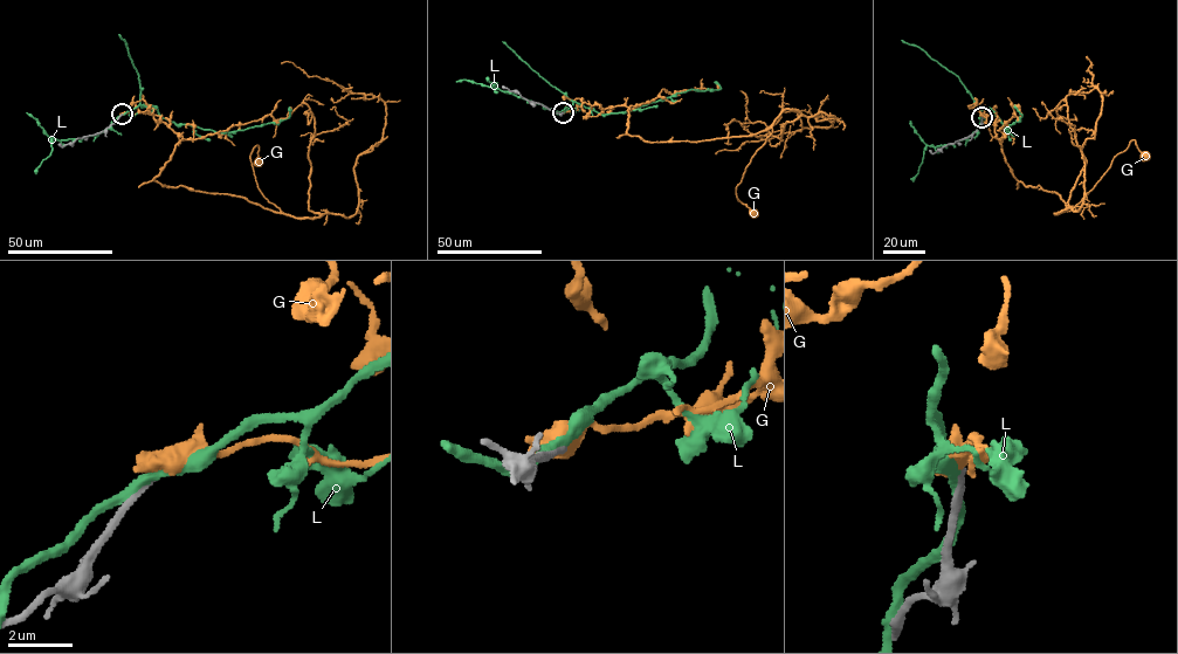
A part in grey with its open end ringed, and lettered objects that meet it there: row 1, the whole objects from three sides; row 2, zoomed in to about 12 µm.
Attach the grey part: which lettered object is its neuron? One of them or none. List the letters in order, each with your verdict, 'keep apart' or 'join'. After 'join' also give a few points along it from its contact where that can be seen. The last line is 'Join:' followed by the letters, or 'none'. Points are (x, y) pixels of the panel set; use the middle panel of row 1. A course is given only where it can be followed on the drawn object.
G: keep apart
L: keep apart
Join: none

